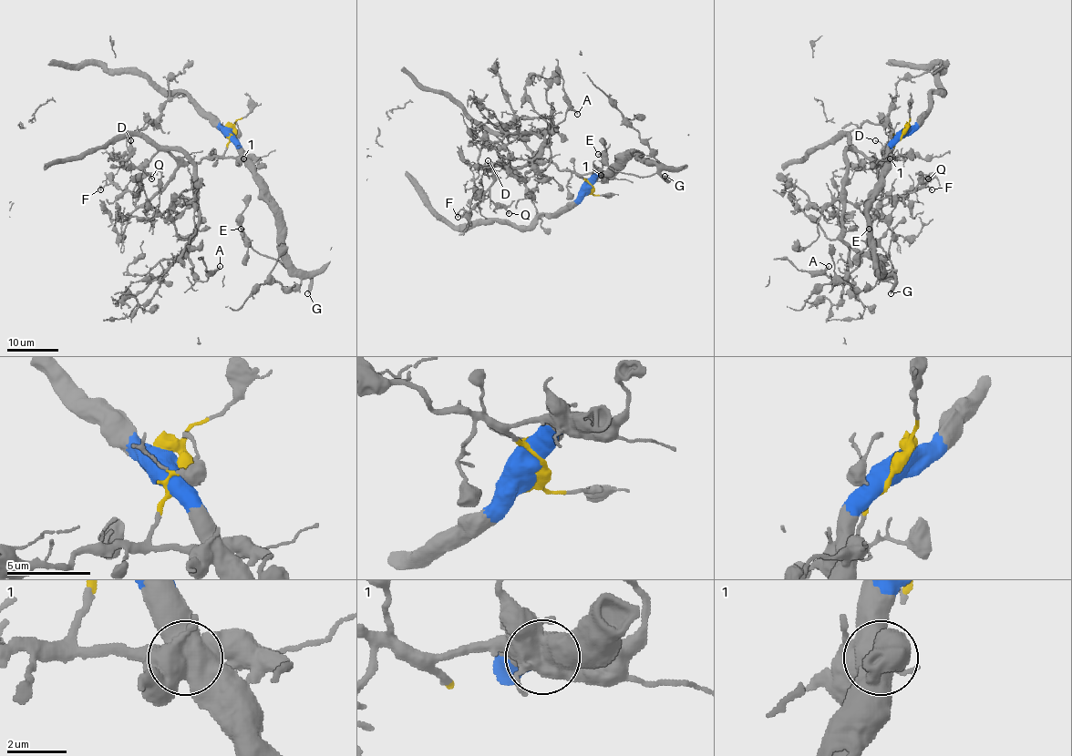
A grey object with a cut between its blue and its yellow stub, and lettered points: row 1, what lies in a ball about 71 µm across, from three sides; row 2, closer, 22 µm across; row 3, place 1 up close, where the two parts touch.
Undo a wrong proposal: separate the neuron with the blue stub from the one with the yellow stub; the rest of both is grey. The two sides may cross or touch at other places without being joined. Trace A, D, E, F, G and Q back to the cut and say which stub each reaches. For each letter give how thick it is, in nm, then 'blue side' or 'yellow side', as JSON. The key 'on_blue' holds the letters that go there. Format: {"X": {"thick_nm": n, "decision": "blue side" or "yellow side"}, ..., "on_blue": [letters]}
{"A": {"thick_nm": 240, "decision": "yellow side"}, "D": {"thick_nm": 150, "decision": "yellow side"}, "E": {"thick_nm": 140, "decision": "blue side"}, "F": {"thick_nm": 170, "decision": "yellow side"}, "G": {"thick_nm": 340, "decision": "blue side"}, "Q": {"thick_nm": 220, "decision": "yellow side"}, "on_blue": ["E", "G"]}

